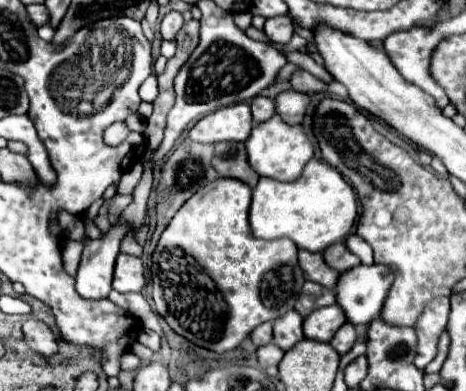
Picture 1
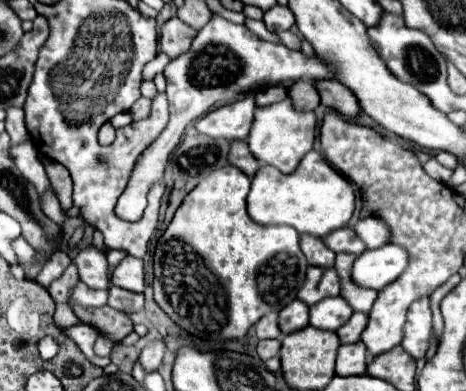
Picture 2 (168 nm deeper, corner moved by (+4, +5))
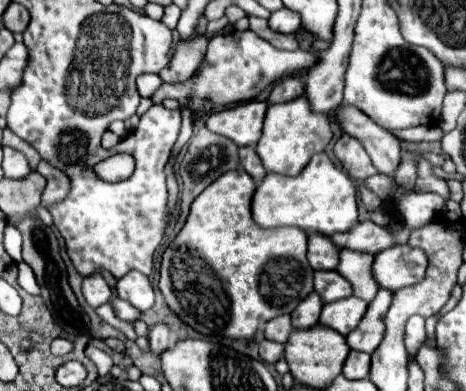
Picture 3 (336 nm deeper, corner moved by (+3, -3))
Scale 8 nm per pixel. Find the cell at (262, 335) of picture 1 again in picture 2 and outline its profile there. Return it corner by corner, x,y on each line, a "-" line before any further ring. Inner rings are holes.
270,312
266,316
262,316
262,320
258,320
256,324
256,334
258,338
280,338
280,328
278,328
278,314

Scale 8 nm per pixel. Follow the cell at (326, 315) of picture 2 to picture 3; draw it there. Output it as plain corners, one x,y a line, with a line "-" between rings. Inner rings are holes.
349,296
349,298
337,300
337,302
325,304
319,322
323,326
329,326
329,328
341,332
343,336
347,336
351,330
355,330
359,326
365,310
367,310
365,300
359,300
357,296

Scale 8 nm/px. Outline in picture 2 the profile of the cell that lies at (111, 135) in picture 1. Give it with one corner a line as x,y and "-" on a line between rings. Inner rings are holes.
106,122
106,124
100,128
100,132
98,132
98,142
100,142
102,146
112,144
112,142
114,142
114,134
116,134
114,126
112,126
110,122

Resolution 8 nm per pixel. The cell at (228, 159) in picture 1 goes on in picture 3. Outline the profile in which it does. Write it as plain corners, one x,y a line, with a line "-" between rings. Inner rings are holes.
253,146
239,148
239,158
241,158
241,166
253,176
255,182
261,182
265,178
267,170
263,168
263,164
261,164
261,160
259,160
259,156
257,156

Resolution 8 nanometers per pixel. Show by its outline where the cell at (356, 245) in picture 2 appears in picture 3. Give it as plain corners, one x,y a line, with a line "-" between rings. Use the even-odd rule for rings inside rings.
373,222
357,224
347,232
339,232
339,236
331,236
331,240
339,248
351,248
351,250
371,252
371,254
379,254
397,244
397,240
385,228

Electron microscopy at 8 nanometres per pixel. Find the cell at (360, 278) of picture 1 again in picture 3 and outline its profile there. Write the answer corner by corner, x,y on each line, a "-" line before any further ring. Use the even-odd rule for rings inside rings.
409,244
387,248
375,256
373,276
381,288
397,292
399,288
417,284
427,270
427,256
423,250

